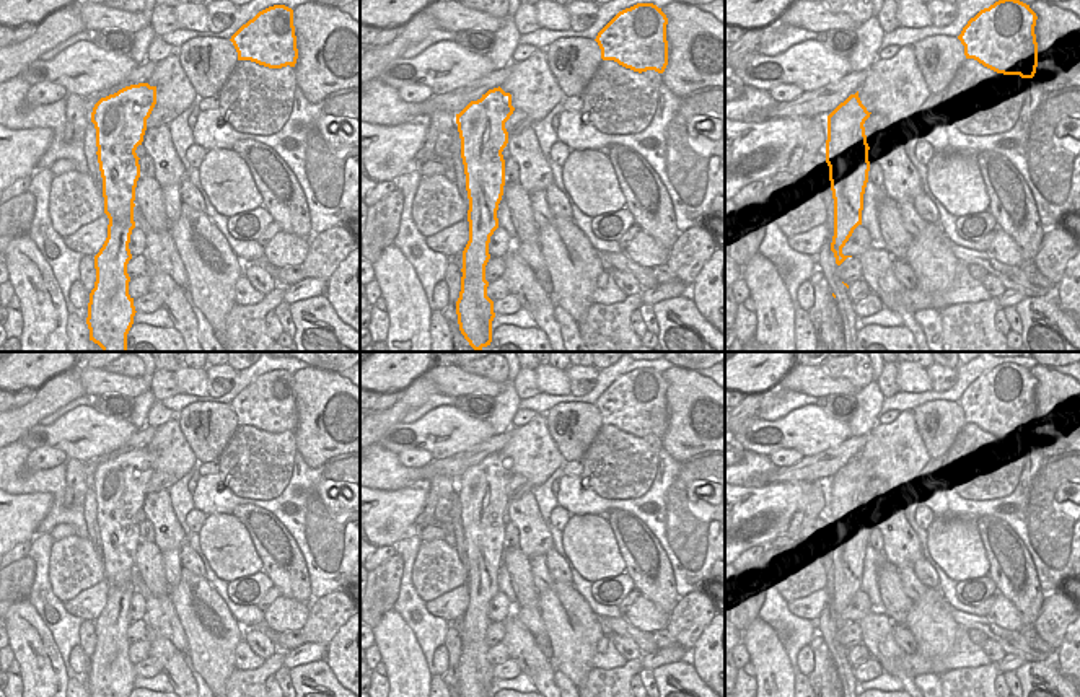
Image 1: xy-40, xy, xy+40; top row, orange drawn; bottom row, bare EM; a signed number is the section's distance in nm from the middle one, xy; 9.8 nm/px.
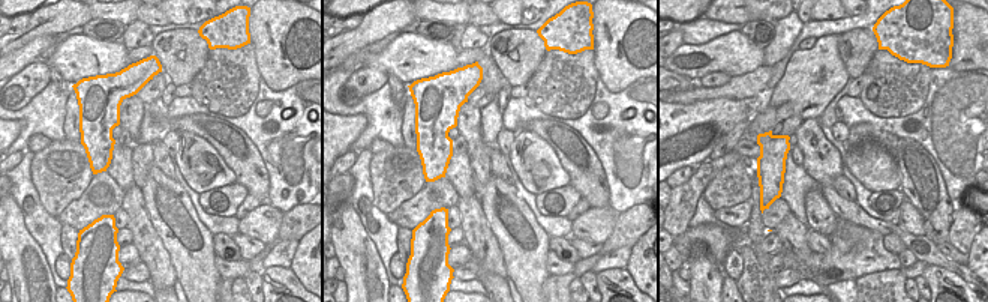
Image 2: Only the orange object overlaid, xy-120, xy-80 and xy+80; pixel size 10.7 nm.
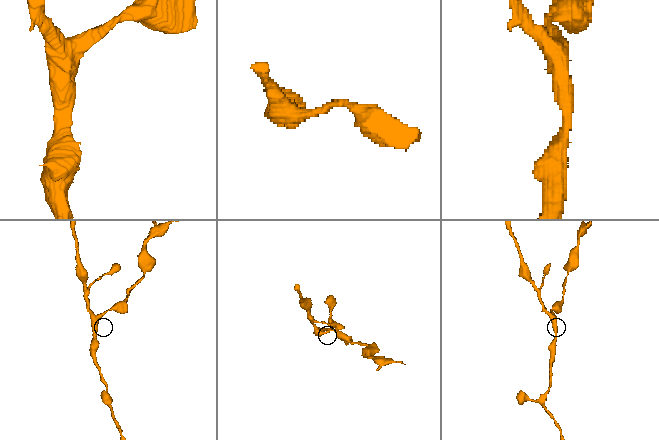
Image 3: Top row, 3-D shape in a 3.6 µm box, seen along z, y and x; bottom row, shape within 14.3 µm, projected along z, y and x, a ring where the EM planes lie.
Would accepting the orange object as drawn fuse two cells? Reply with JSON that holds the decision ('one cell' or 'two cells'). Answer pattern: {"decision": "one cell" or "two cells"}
{"decision": "one cell"}

